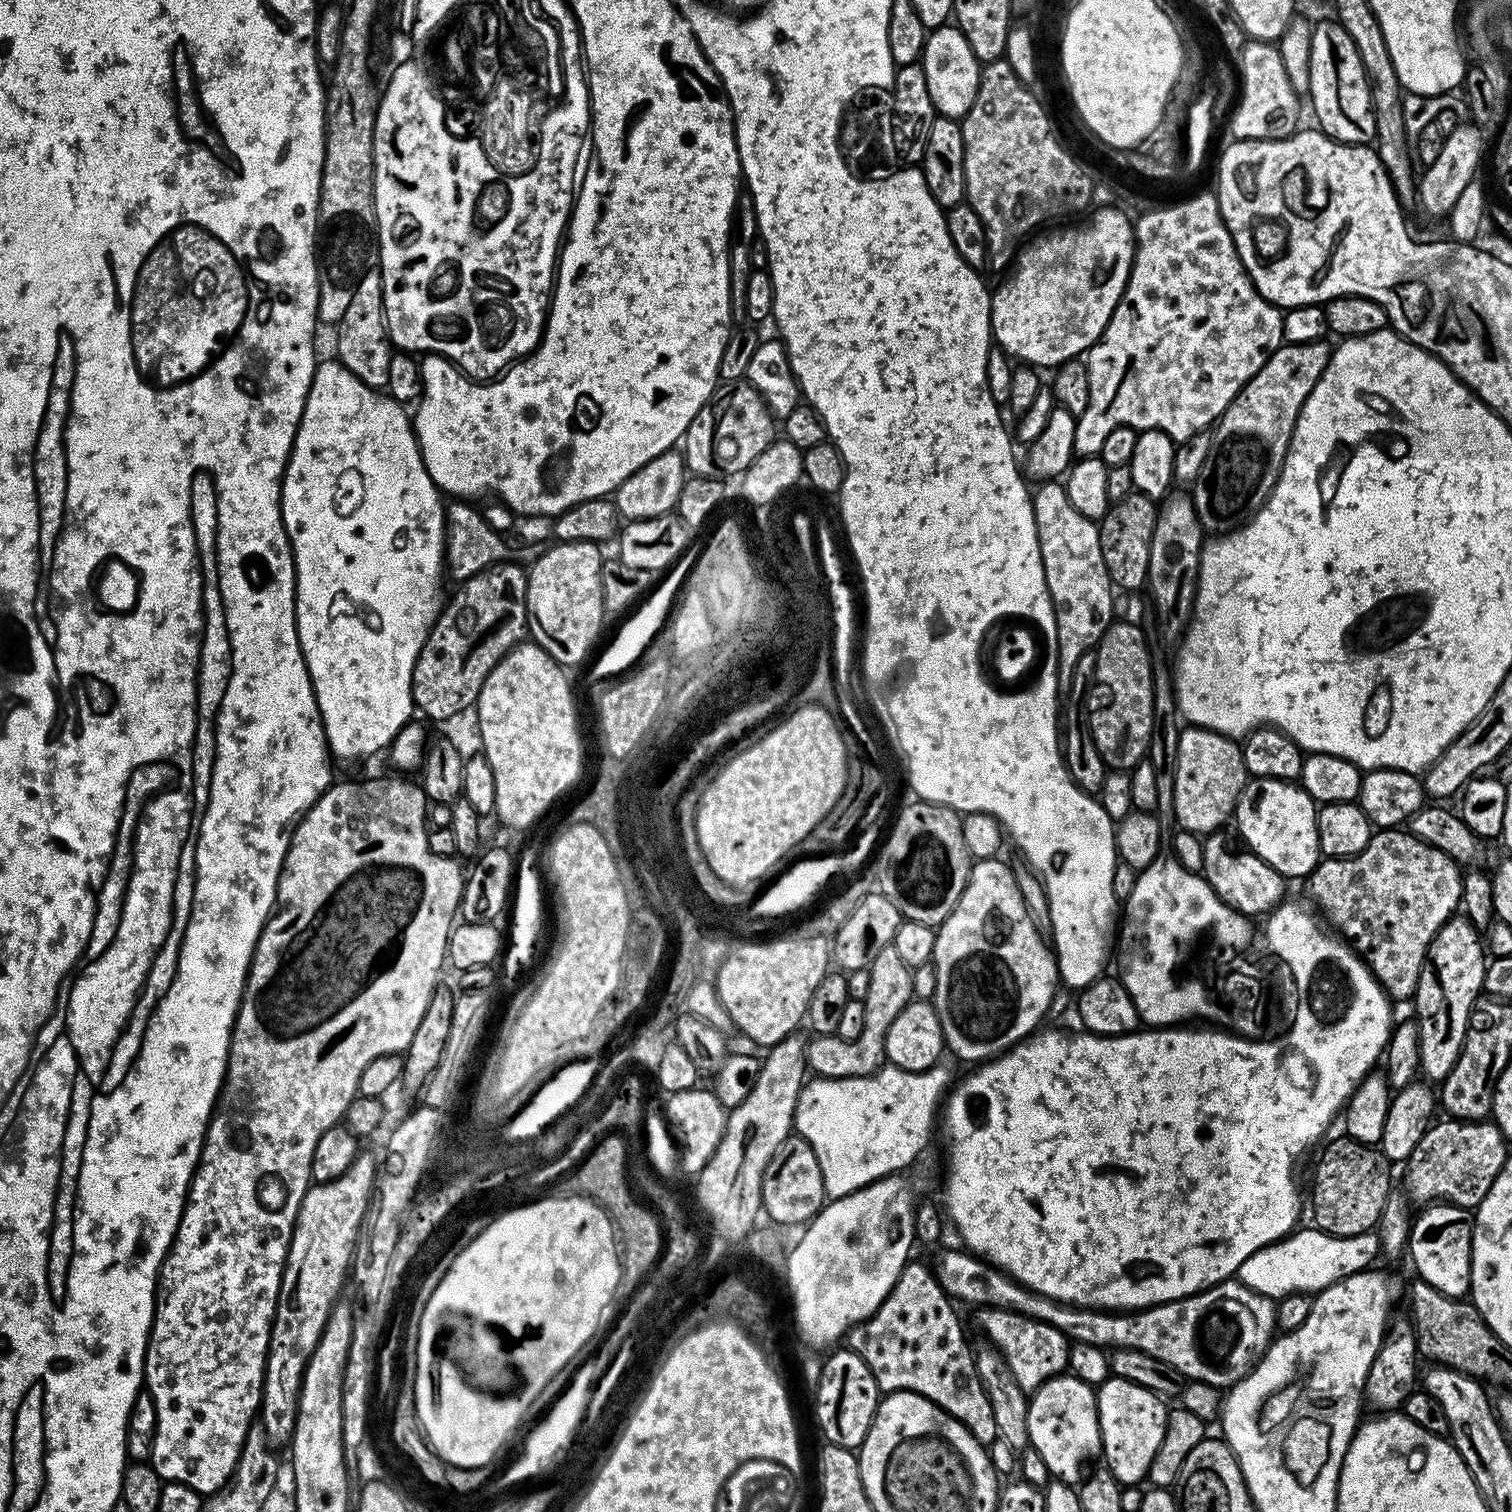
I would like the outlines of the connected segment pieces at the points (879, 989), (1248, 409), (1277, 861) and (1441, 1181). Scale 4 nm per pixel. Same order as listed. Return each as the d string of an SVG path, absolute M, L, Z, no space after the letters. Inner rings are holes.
M889 946L880 949L880 953L877 956L873 956L868 973L870 974L870 988L866 990L866 998L862 1002L864 1021L860 1024L860 1033L853 1040L812 1038L812 1040L809 1039L807 1041L806 1064L811 1071L812 1068L816 1071L813 1073L817 1077L841 1080L847 1076L869 1076L871 1072L877 1071L885 1063L884 1047L886 1046L886 1030L890 1030L890 1022L894 1022L894 1018L898 1014L902 1014L905 1006L912 1003L914 999L912 994L912 969L906 966L906 962L902 962L902 958L898 958L898 950L894 950Z
M1321 338L1305 344L1281 343L1276 353L1246 382L1223 416L1219 417L1214 428L1212 452L1194 481L1196 513L1205 529L1231 530L1247 521L1268 501L1268 495L1280 477L1298 414L1333 354L1333 345L1326 341ZM1232 432L1236 432L1234 438ZM1244 432L1252 432L1252 436L1264 440L1262 452L1258 454L1262 464L1258 468L1246 468L1246 454L1238 450Z
M1256 780L1249 783L1240 796L1240 802L1236 805L1234 824L1240 827L1240 836L1245 840L1247 847L1258 858L1264 860L1281 873L1285 878L1311 876L1317 864L1322 859L1320 843L1318 842L1318 826L1316 825L1316 813L1318 805L1310 798L1310 794L1299 783L1287 780Z
M1437 1119L1429 1127L1419 1146L1408 1157L1404 1188L1409 1198L1419 1206L1443 1202L1475 1210L1498 1178L1505 1160L1509 1159L1509 1145L1495 1123L1443 1119Z

